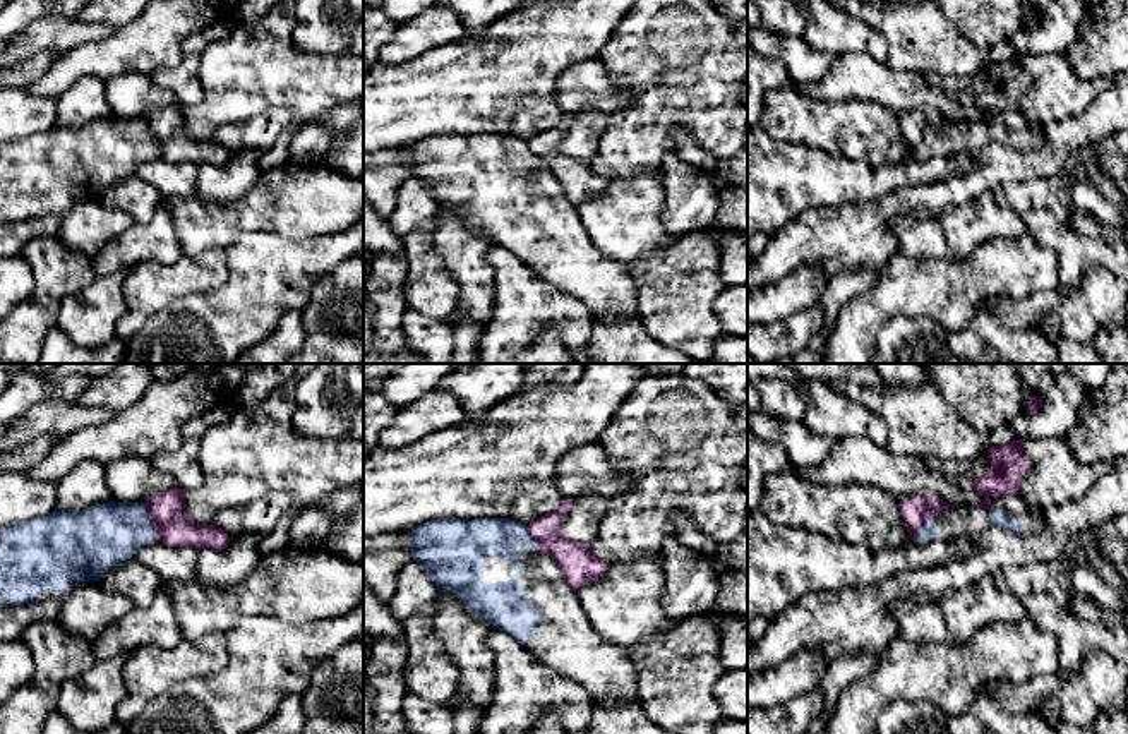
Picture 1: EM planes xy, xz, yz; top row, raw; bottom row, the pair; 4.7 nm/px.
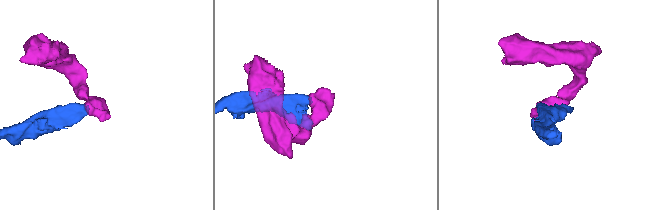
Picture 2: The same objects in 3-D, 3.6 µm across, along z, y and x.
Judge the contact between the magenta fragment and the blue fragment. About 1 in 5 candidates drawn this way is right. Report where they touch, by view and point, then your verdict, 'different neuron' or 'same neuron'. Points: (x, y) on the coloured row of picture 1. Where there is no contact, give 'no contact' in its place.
meets magenta in xy at (151, 520); different neuron

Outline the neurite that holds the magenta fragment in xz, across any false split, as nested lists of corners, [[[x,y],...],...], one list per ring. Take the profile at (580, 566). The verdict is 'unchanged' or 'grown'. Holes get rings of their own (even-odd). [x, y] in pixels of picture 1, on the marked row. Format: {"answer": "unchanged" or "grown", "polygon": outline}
{"answer": "unchanged", "polygon": [[[562,499],[561,506],[528,525],[537,542],[537,550],[549,554],[559,566],[571,590],[579,590],[602,578],[607,564],[595,556],[595,544],[581,544],[562,535],[562,523],[573,508],[573,499]]]}

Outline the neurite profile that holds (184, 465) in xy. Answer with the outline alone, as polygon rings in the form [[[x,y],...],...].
[[[185,437],[178,449],[161,451],[151,458],[151,463],[154,468],[171,475],[182,490],[192,492],[204,484],[201,437]]]

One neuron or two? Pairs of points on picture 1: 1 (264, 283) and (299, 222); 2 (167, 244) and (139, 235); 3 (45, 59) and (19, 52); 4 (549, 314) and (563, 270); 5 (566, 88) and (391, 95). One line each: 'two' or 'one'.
1: two
2: one
3: two
4: two
5: two

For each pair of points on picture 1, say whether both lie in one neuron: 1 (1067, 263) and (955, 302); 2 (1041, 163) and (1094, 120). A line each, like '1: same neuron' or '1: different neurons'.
1: different neurons
2: same neuron

